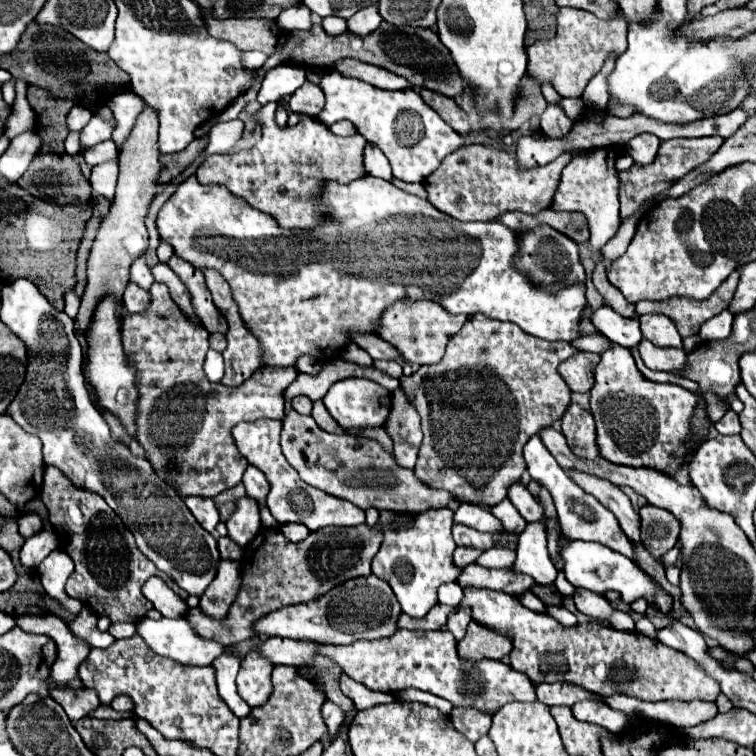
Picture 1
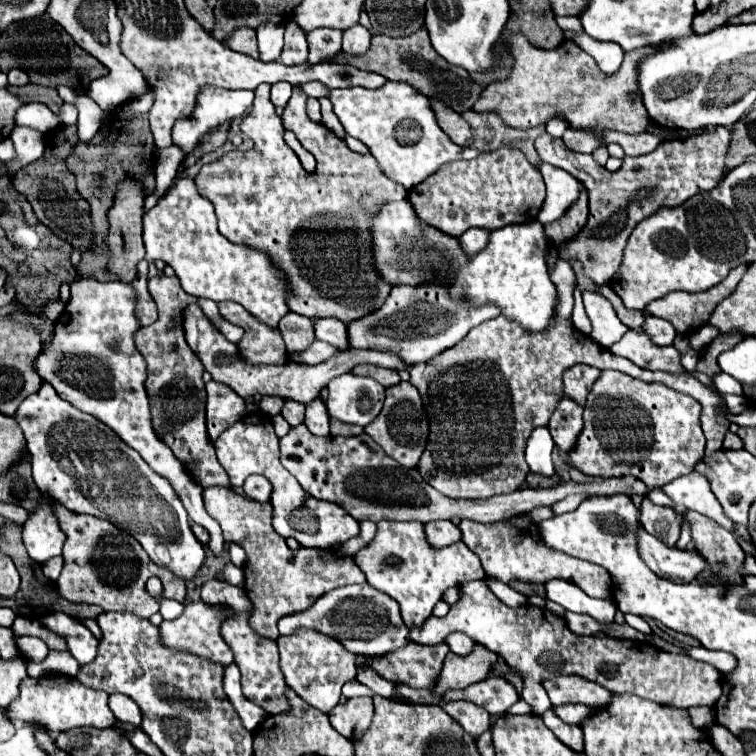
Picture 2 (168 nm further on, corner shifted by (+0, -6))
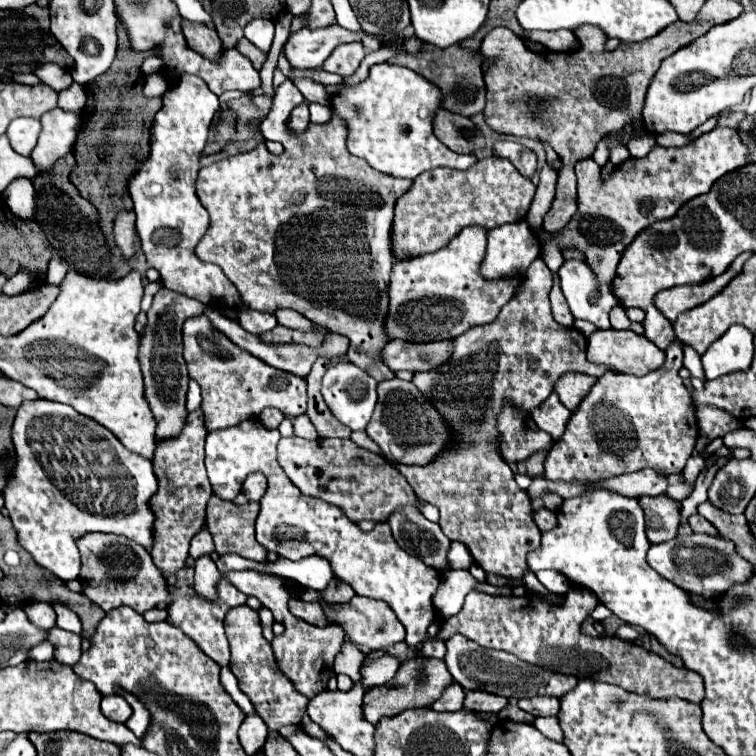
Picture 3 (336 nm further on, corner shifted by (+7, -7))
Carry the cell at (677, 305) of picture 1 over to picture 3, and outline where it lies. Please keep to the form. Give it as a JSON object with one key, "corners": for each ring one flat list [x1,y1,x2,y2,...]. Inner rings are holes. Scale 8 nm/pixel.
{"corners":[[743,253,739,255,731,267,727,267,727,271,715,279,709,279,707,283,697,283,697,285,681,285,681,287,673,287,673,289,665,289,661,293,657,293,655,297,655,307,669,319,675,321,679,313,689,311,701,303,705,303,707,299,711,299,713,295,717,295,735,275,741,273,743,263,751,257,751,253]]}

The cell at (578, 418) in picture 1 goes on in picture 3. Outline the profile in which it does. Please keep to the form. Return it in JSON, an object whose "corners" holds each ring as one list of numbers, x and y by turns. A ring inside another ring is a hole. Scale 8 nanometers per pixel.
{"corners":[[551,393,547,401,543,401,539,407,535,407,531,411,531,417,539,425,539,429,547,431,557,441,565,431,565,425,571,417,571,411,559,401,557,393]]}

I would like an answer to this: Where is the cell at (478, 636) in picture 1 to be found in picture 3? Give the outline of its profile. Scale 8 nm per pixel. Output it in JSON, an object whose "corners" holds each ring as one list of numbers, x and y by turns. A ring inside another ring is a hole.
{"corners":[[419,657,419,659,409,659,403,661,399,671,395,673,395,677,379,687,373,687,365,693,363,697,363,717,369,723,379,723,379,719,383,717,391,717,391,715,399,715,399,711,407,711,407,709,417,709,417,707,429,707,433,701,437,701,441,697,441,691,453,681,451,673,447,671,445,663,441,659,427,659,427,657],[425,669,427,671,427,679,425,681,417,681,419,671]]}

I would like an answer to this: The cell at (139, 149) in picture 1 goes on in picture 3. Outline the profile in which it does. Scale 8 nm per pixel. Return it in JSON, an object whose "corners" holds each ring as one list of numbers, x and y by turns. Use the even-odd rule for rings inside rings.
{"corners":[[123,211,117,215,115,219,115,243,121,247,125,259,131,259,133,257,133,251,135,251,135,245,133,245,133,239,135,239,135,213,133,211]]}

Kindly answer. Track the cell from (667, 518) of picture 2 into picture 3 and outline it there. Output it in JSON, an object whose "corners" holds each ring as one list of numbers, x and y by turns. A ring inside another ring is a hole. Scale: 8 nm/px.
{"corners":[[669,495,657,497,641,497,639,499,645,519,647,519,647,539,651,543,669,541,677,535,677,527,681,521,681,505]]}

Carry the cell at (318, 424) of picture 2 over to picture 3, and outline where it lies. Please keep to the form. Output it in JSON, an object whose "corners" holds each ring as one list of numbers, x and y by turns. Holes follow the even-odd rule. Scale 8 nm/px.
{"corners":[[299,415,299,417,295,417,295,419,293,419,293,427,295,427,295,435,297,435,297,437,309,439,309,441,319,437,317,431,315,431,315,427,313,427,313,423,311,423,311,419,309,419,307,415]]}

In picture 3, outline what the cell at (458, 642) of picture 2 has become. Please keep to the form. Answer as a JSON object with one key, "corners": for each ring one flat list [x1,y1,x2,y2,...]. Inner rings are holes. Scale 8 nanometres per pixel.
{"corners":[[453,635,445,643,447,643,445,665,447,665,449,673,453,675,453,679,465,691,487,691,487,693,493,693,493,695,503,695,507,699,523,699,523,697,535,697,535,695,561,697,577,685,575,675,547,671,543,667,523,663,521,659,517,659,511,653,481,647,475,641,463,637,463,635]]}

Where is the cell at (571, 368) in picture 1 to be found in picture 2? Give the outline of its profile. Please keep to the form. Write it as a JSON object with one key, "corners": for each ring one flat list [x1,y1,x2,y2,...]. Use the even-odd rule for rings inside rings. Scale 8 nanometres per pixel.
{"corners":[[572,366,564,372,564,394,578,402,580,406,586,404,586,396,592,390,592,384,600,376,598,368,592,366]]}

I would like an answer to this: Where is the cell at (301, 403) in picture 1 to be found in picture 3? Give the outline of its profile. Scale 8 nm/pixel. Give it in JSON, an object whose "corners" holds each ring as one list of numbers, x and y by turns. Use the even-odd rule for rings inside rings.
{"corners":[[265,409,261,415,259,415,259,421,267,427,267,429,277,429,279,423,283,421,283,415,277,411,277,409]]}

